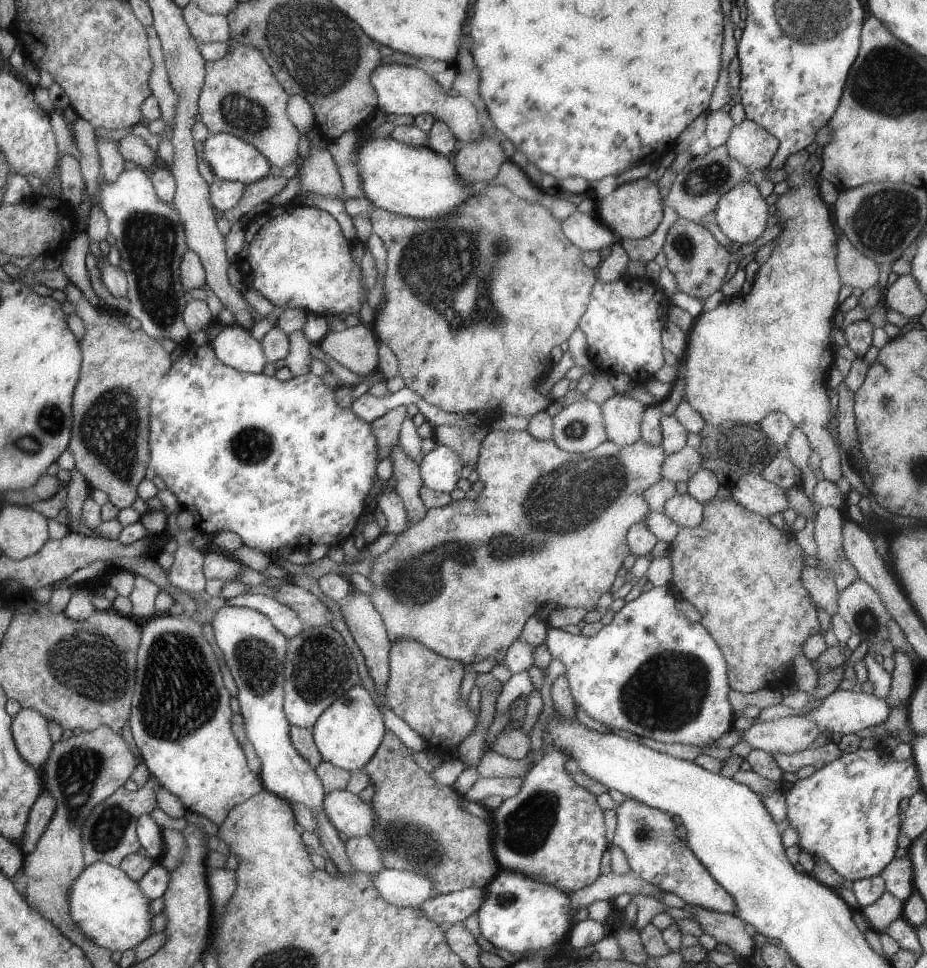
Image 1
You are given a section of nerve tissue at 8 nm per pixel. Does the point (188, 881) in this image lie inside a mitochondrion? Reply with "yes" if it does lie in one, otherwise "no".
yes

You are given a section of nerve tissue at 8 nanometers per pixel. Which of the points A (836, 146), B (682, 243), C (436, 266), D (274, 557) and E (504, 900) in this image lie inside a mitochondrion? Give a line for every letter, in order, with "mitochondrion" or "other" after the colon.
A: other
B: mitochondrion
C: mitochondrion
D: other
E: mitochondrion

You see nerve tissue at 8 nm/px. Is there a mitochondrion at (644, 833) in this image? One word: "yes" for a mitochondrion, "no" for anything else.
yes

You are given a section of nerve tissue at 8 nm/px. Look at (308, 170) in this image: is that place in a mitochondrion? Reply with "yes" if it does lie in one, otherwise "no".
no

